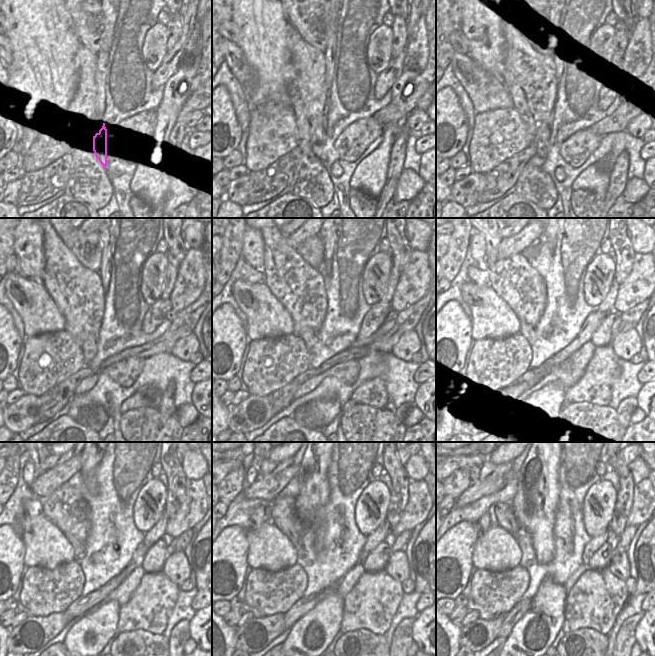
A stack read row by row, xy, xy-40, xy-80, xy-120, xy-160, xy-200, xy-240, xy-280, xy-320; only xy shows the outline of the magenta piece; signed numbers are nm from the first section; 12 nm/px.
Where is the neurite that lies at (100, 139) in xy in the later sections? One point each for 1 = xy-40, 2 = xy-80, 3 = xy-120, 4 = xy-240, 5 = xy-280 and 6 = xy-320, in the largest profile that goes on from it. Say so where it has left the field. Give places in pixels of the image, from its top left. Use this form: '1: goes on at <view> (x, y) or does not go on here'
1: goes on at xy-40 (320, 141)
2: goes on at xy-80 (544, 138)
3: goes on at xy-120 (89, 347)
4: goes on at xy-240 (79, 548)
5: goes on at xy-280 (288, 528)
6: goes on at xy-320 (506, 519)

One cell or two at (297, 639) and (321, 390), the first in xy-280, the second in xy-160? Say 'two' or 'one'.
two

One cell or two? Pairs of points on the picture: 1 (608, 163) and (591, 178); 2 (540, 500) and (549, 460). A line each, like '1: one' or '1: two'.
1: one
2: one

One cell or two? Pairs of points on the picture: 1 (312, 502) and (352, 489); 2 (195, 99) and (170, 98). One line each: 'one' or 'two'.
1: two
2: two

